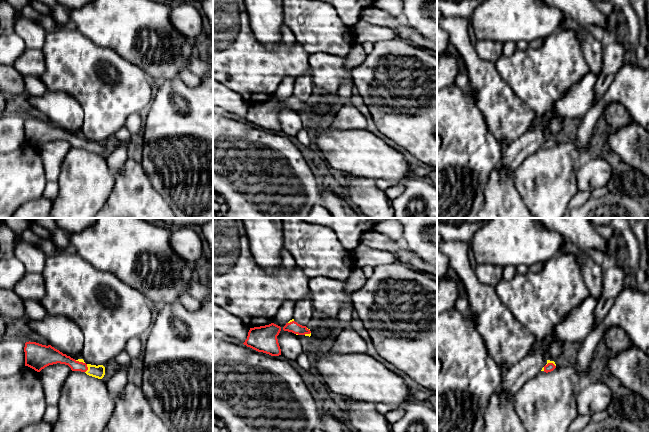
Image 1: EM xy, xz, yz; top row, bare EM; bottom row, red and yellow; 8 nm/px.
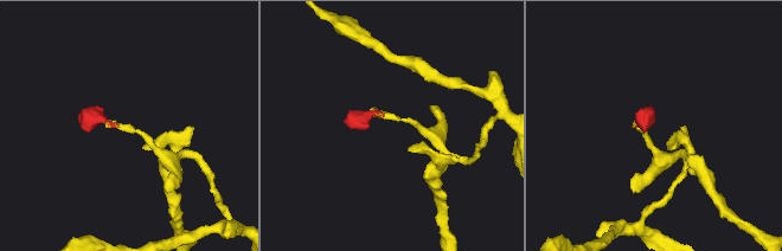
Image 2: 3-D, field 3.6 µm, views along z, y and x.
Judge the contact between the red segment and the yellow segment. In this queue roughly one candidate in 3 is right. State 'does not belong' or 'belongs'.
belongs

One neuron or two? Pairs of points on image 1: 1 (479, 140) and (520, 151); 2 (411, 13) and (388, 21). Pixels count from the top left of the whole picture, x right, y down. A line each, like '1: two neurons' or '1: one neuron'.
1: two neurons
2: two neurons

